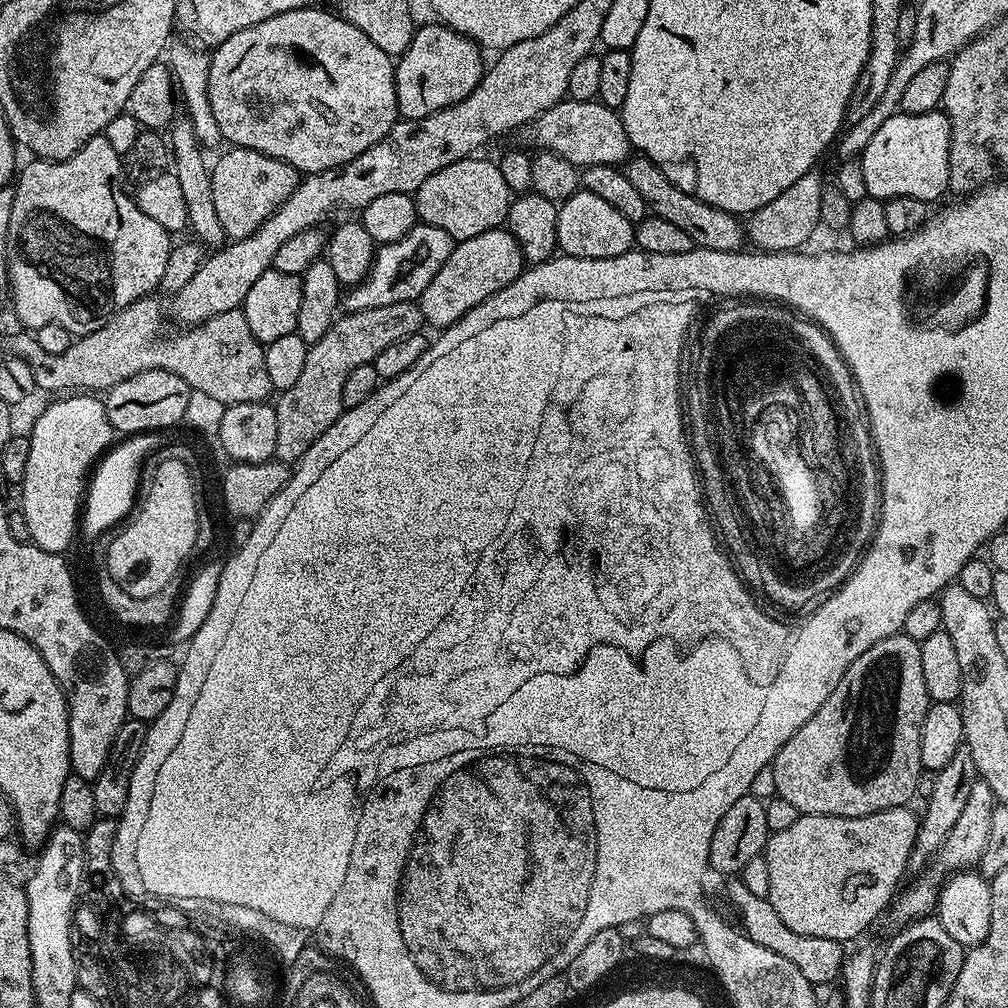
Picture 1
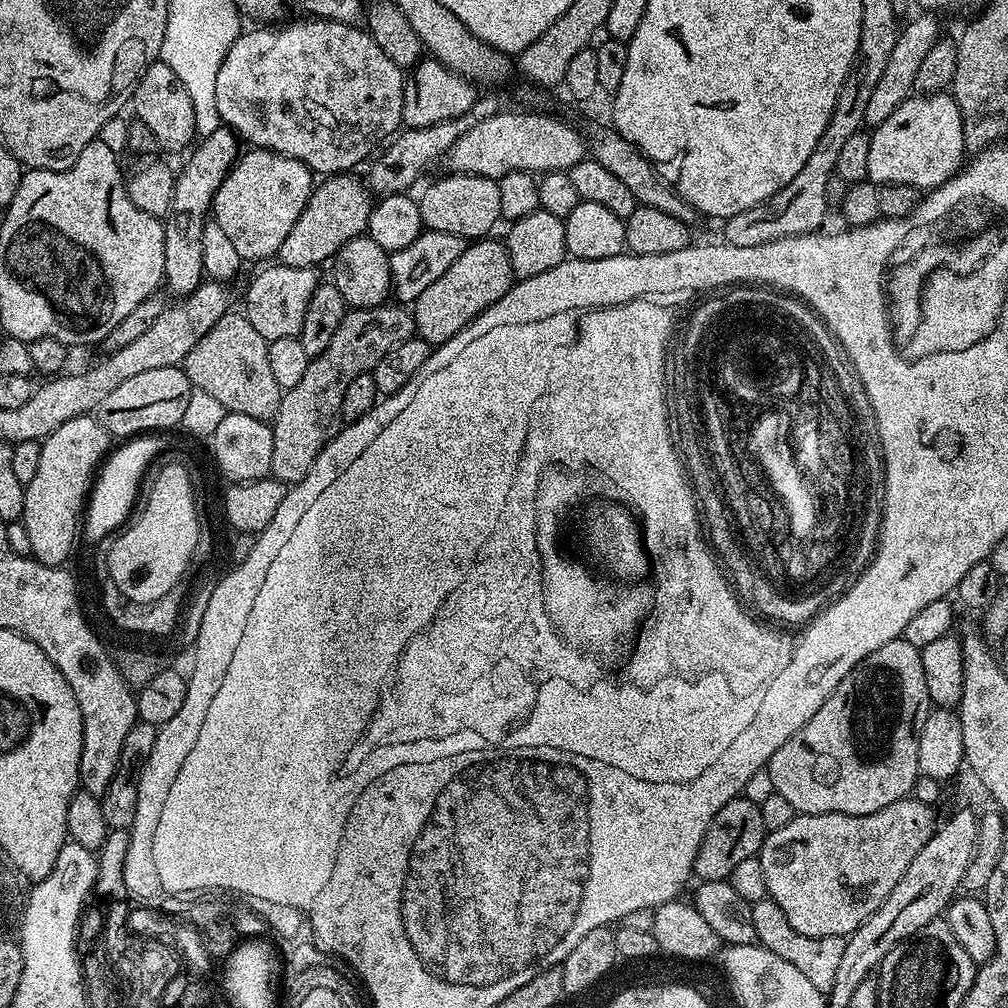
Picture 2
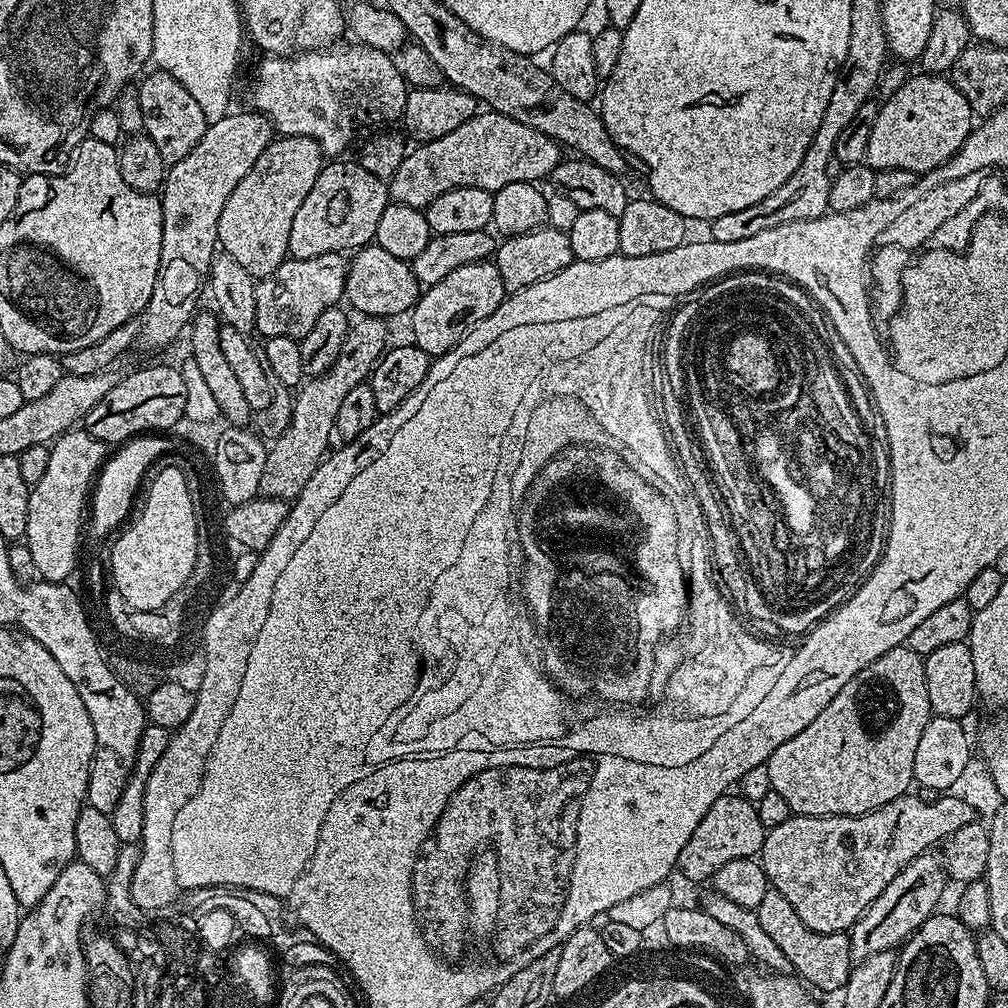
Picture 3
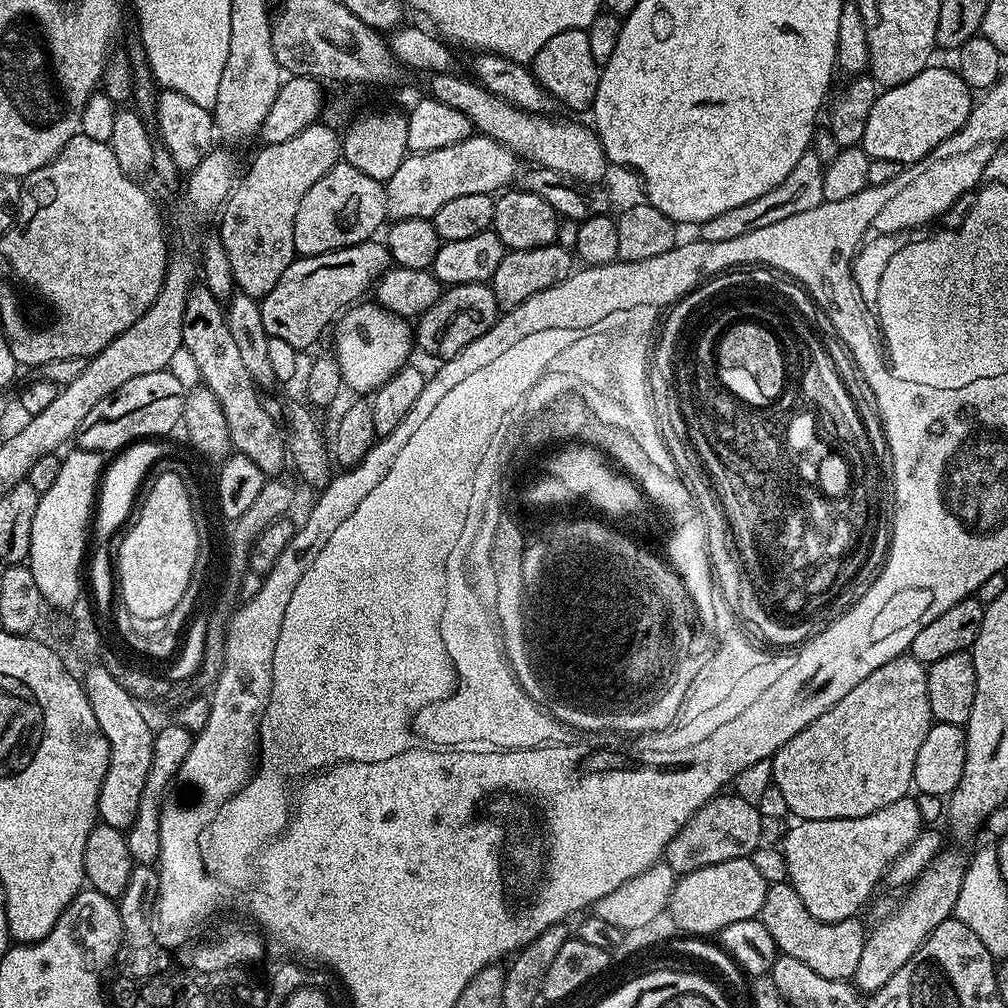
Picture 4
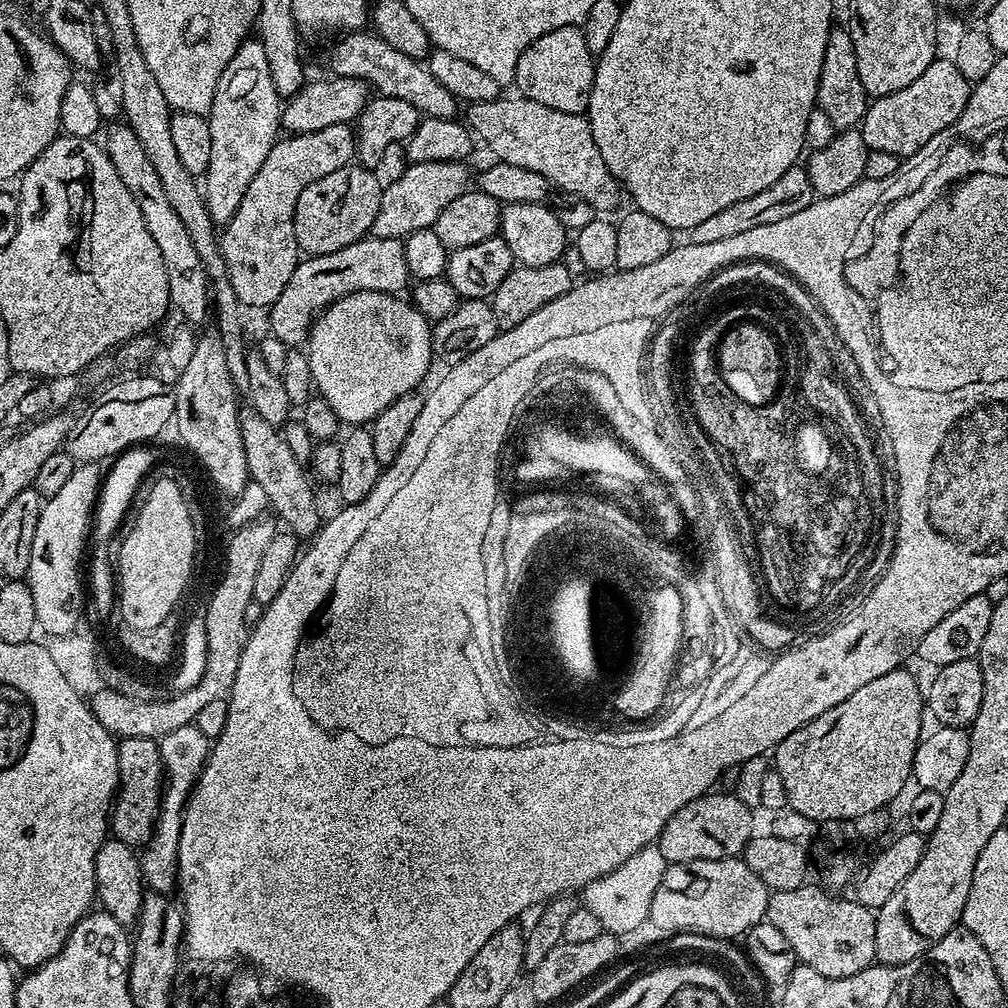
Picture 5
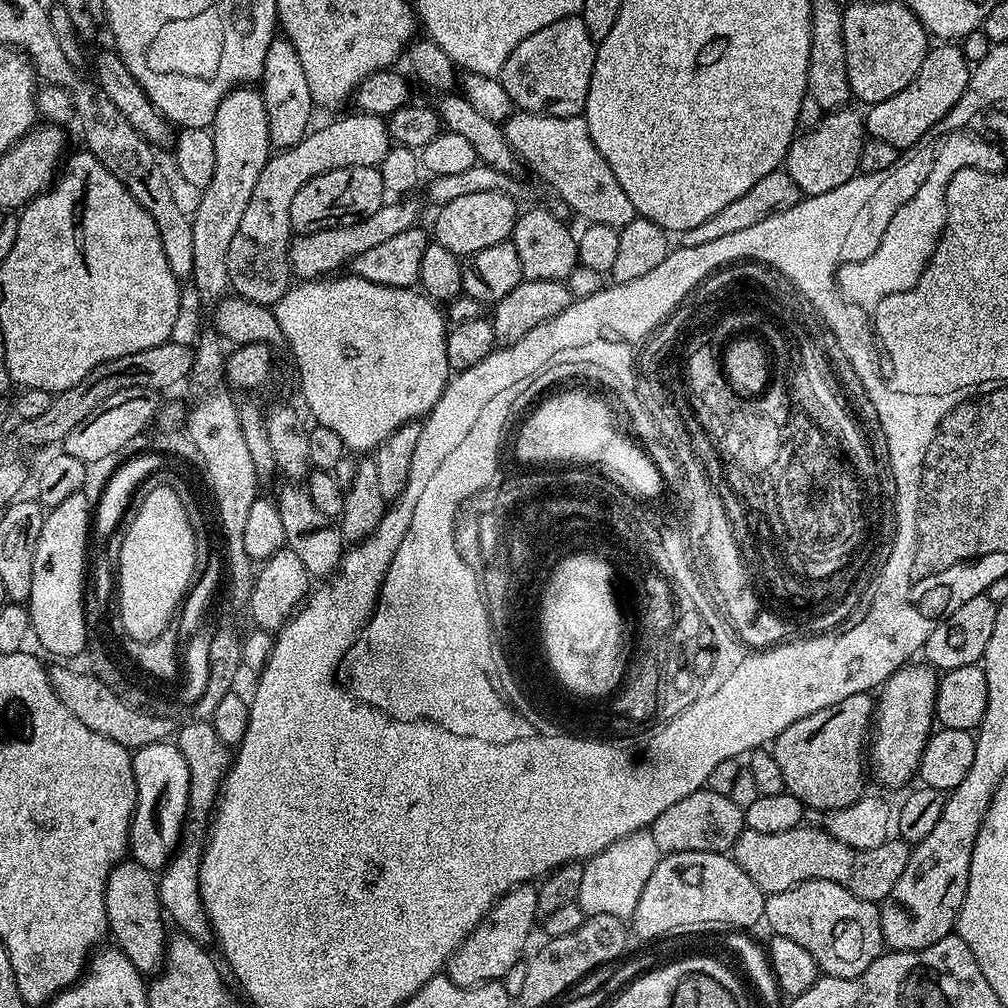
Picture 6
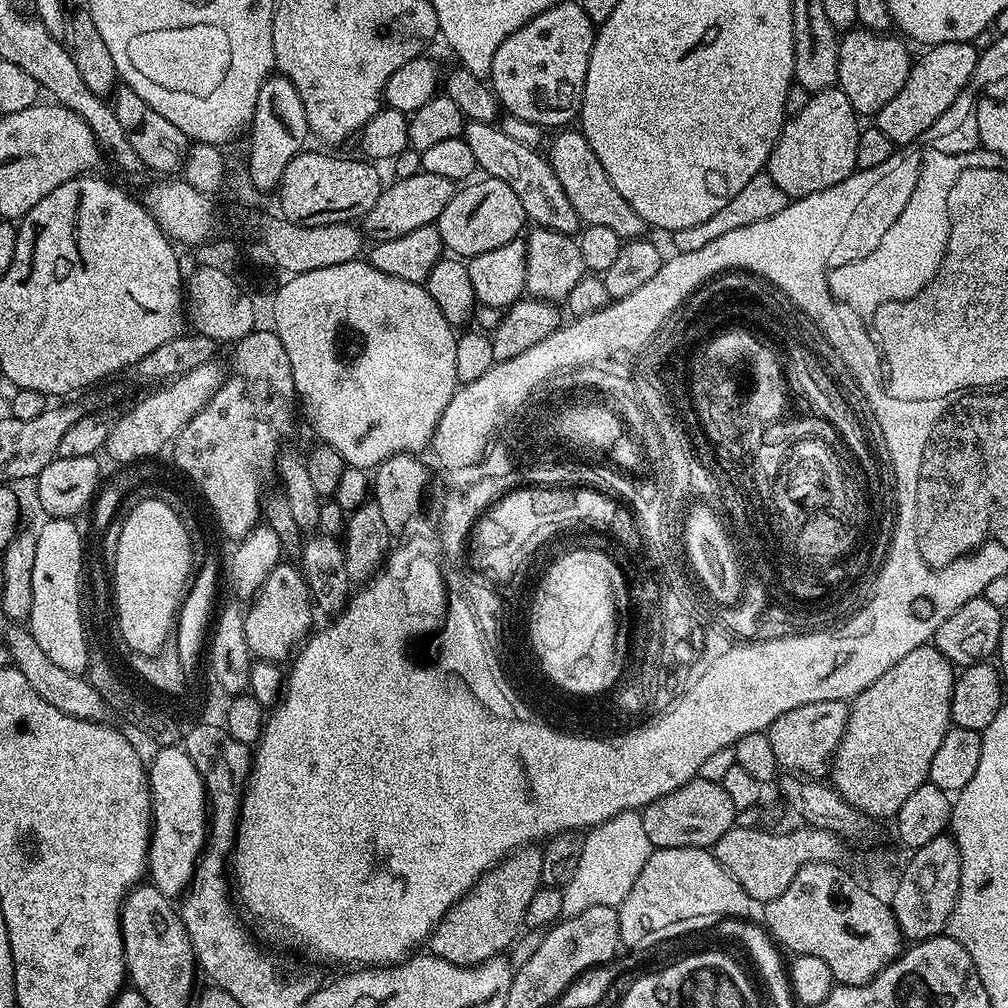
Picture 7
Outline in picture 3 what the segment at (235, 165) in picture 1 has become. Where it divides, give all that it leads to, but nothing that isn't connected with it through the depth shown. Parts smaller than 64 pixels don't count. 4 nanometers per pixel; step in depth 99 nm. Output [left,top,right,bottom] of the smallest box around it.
[217,136,325,278]

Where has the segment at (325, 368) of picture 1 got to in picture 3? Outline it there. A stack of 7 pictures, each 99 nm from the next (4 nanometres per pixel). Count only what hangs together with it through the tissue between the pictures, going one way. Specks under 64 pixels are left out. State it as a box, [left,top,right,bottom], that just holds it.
[259,315,388,502]

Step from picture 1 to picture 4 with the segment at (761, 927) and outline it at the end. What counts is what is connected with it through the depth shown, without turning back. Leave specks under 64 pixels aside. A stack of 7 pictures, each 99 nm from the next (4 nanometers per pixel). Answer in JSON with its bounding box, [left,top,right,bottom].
[758,882,866,981]

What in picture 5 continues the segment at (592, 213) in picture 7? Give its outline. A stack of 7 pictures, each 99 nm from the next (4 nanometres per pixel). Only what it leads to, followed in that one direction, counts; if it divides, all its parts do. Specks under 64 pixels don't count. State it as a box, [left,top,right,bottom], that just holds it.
[466,98,622,214]

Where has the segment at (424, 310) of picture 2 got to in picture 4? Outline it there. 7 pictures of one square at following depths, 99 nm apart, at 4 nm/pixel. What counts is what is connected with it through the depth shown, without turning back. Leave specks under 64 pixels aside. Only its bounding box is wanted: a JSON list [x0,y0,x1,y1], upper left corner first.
[414,283,502,361]

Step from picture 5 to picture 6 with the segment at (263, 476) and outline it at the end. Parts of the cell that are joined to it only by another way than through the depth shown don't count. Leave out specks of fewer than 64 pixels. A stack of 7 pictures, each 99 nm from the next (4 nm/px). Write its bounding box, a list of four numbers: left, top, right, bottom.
[274,482,346,578]

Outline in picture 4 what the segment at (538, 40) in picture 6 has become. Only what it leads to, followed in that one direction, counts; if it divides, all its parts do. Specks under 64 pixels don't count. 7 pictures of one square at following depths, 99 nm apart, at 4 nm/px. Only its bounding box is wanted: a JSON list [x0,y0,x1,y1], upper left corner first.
[530,28,600,113]

